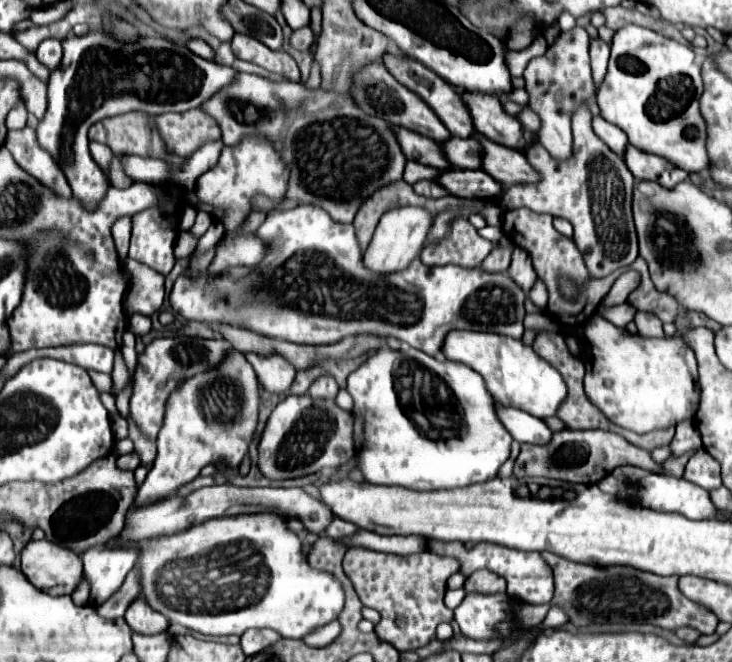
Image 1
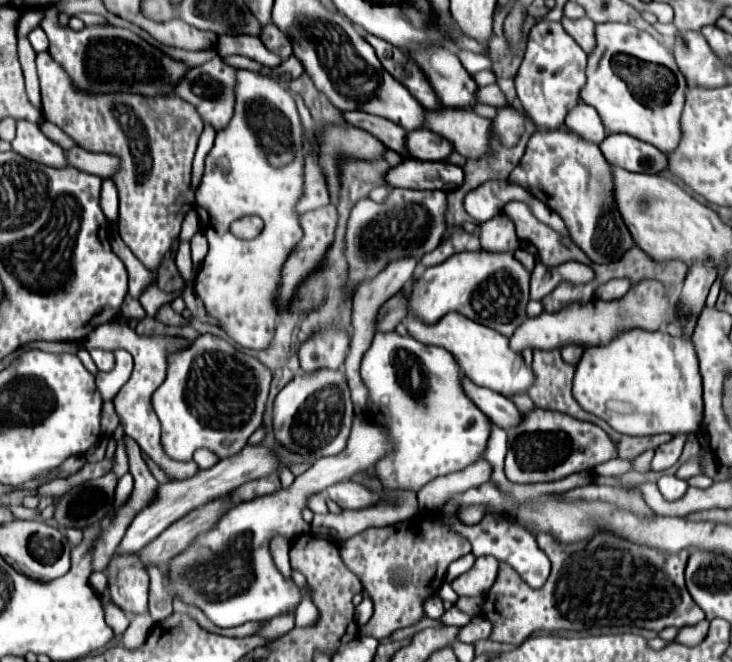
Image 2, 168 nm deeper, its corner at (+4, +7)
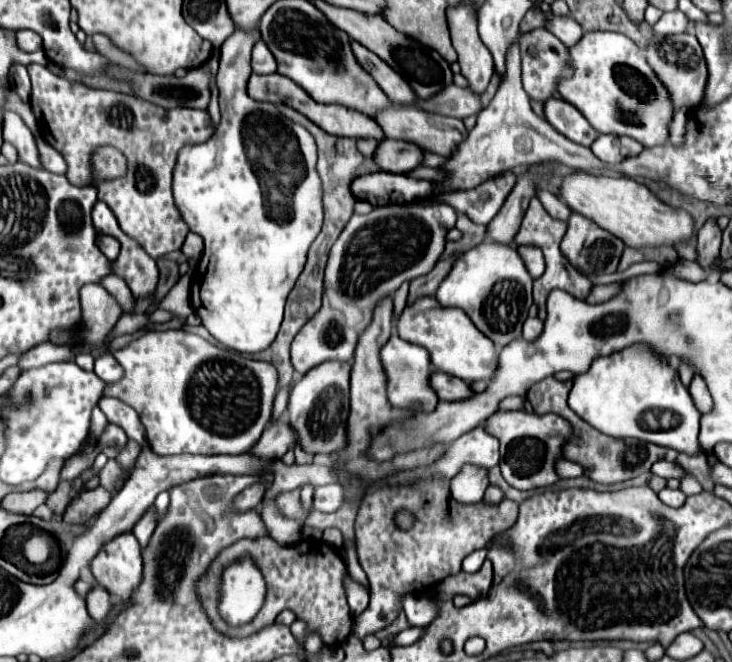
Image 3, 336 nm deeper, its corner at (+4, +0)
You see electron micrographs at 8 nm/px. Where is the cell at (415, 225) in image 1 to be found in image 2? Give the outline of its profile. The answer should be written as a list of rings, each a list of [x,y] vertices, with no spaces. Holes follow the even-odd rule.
[[[415,259],[393,261],[375,279],[363,281],[355,291],[355,299],[353,299],[353,335],[351,335],[351,349],[349,349],[349,355],[345,359],[345,375],[347,375],[347,381],[349,381],[351,399],[353,399],[357,415],[361,415],[363,407],[367,407],[367,387],[363,387],[363,379],[359,375],[359,365],[361,365],[363,353],[369,349],[369,345],[373,341],[373,335],[375,335],[375,315],[379,315],[379,307],[387,299],[391,299],[403,285],[407,285],[411,281],[415,265],[417,265]]]

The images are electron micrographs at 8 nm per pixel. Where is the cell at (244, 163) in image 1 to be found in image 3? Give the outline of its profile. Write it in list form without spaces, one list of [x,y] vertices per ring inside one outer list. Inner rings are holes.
[[[237,28],[231,38],[227,38],[227,42],[221,46],[221,64],[219,64],[219,72],[217,72],[217,88],[219,88],[219,106],[221,106],[221,122],[215,128],[215,134],[197,146],[185,146],[179,152],[177,158],[177,166],[175,166],[175,174],[173,174],[173,194],[175,194],[175,204],[179,206],[185,222],[189,224],[189,228],[193,232],[197,232],[203,242],[205,242],[205,250],[203,256],[195,268],[195,276],[191,282],[191,306],[195,310],[195,314],[201,318],[203,326],[209,330],[211,336],[215,336],[225,348],[241,352],[241,354],[255,354],[261,350],[267,350],[267,346],[271,346],[271,342],[275,340],[281,320],[283,320],[283,306],[287,300],[287,294],[291,292],[295,280],[299,278],[301,270],[303,270],[303,262],[307,260],[307,250],[313,244],[313,240],[317,238],[319,230],[321,230],[321,222],[323,222],[323,204],[321,204],[321,178],[315,170],[317,164],[317,146],[313,136],[297,122],[293,122],[291,118],[283,116],[275,104],[271,102],[261,102],[255,100],[247,94],[247,80],[251,76],[251,50],[255,46],[255,42],[261,38],[259,28],[251,28],[251,30],[243,30]]]

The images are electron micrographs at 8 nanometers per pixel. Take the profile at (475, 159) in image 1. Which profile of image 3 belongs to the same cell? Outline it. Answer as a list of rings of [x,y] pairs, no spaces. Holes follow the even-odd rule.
[[[385,140],[375,152],[375,162],[385,172],[405,174],[423,164],[425,150],[407,140]]]

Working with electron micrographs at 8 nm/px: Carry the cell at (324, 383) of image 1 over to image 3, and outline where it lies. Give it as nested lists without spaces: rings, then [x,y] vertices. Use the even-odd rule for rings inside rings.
[[[387,204],[377,206],[369,214],[353,214],[341,236],[331,248],[327,270],[325,270],[325,294],[323,306],[319,312],[299,330],[295,342],[291,344],[291,364],[295,366],[297,376],[303,376],[313,366],[319,366],[327,360],[349,362],[355,352],[357,330],[363,330],[371,322],[371,302],[383,298],[383,294],[393,294],[405,280],[419,278],[427,274],[439,260],[445,250],[445,236],[449,228],[455,226],[455,210],[449,204]]]

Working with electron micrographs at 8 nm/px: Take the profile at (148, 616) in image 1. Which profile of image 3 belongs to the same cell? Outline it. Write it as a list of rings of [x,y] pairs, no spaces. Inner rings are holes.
[[[123,534],[123,538],[103,546],[91,562],[91,572],[109,594],[129,602],[143,580],[143,558],[137,538]]]

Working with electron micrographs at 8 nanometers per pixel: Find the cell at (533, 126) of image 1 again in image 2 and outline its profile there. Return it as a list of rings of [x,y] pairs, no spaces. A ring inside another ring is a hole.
[[[485,85],[485,87],[479,87],[479,103],[503,107],[503,105],[507,105],[507,99],[497,85]]]

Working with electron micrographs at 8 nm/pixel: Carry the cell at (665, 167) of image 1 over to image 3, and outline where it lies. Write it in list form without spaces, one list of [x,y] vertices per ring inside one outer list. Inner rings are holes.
[[[599,136],[593,146],[593,154],[605,164],[619,164],[629,156],[637,156],[643,152],[643,146],[631,138],[619,136]]]

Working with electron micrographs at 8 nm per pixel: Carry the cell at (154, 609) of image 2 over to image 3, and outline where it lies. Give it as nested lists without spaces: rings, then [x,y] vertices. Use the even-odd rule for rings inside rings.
[[[149,508],[147,514],[143,514],[139,526],[135,526],[135,530],[133,530],[133,534],[137,536],[143,550],[147,548],[147,544],[149,544],[149,540],[153,536],[153,530],[155,530],[155,522],[151,522],[151,508]]]

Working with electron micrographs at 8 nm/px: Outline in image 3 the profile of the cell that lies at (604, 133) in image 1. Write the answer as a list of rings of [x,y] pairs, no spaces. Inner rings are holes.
[[[555,98],[555,102],[549,102],[545,106],[545,118],[565,138],[569,138],[571,142],[577,142],[581,146],[587,146],[587,148],[599,136],[595,132],[595,128],[587,122],[587,118],[573,104],[565,102],[563,98]]]

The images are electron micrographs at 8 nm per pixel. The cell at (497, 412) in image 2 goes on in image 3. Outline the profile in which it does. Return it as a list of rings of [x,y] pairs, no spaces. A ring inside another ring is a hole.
[[[435,372],[435,390],[439,390],[439,398],[447,402],[457,402],[457,400],[467,400],[475,396],[471,386],[451,374]]]

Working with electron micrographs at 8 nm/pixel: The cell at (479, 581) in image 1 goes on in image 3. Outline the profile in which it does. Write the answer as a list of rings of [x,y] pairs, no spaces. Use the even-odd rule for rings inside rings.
[[[485,560],[481,570],[475,572],[475,574],[459,572],[459,574],[447,576],[439,584],[439,590],[449,594],[449,596],[463,594],[463,596],[469,596],[471,600],[477,600],[477,598],[483,598],[489,592],[491,580],[493,580],[493,568],[491,568],[491,562]]]

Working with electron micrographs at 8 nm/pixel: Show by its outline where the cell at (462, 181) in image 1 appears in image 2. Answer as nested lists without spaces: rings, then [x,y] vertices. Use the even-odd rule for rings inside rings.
[[[403,159],[387,175],[387,187],[401,189],[441,189],[445,193],[463,183],[463,169],[447,161]]]

